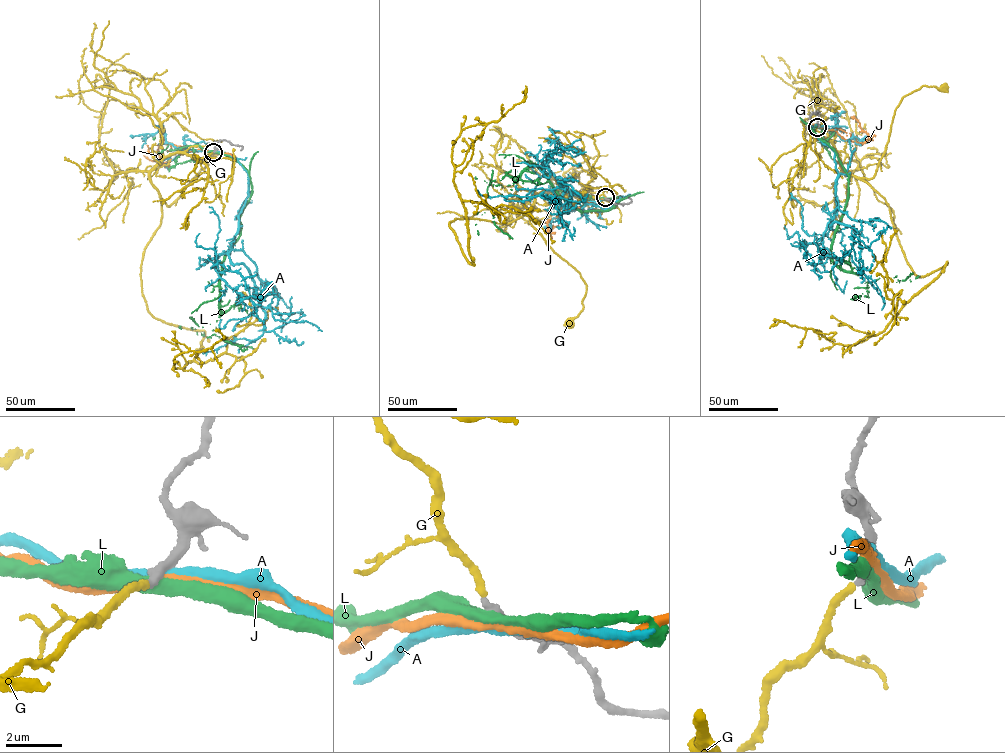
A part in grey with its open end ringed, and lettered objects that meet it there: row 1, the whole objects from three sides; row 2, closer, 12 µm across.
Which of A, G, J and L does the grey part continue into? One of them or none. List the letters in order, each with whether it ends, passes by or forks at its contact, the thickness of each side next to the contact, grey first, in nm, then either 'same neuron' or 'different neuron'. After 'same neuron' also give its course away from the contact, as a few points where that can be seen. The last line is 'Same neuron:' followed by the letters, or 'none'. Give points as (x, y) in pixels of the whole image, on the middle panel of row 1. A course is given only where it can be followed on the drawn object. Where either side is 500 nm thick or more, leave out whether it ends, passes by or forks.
A: 500 nm thick on the grey side, 320 nm on the other; different neuron
G: it ends there; 360 nm thick on the grey side, 260 nm on the other; same neuron; it runs (605, 197), (597, 187), (562, 197), (538, 194), (533, 205), (531, 225), (586, 285), (583, 309), (568, 324)
J: it passes by; 480 nm thick on the grey side, 340 nm on the other; different neuron
L: it passes by; 440 nm thick on the grey side, 400 nm on the other; different neuron
Same neuron: G

